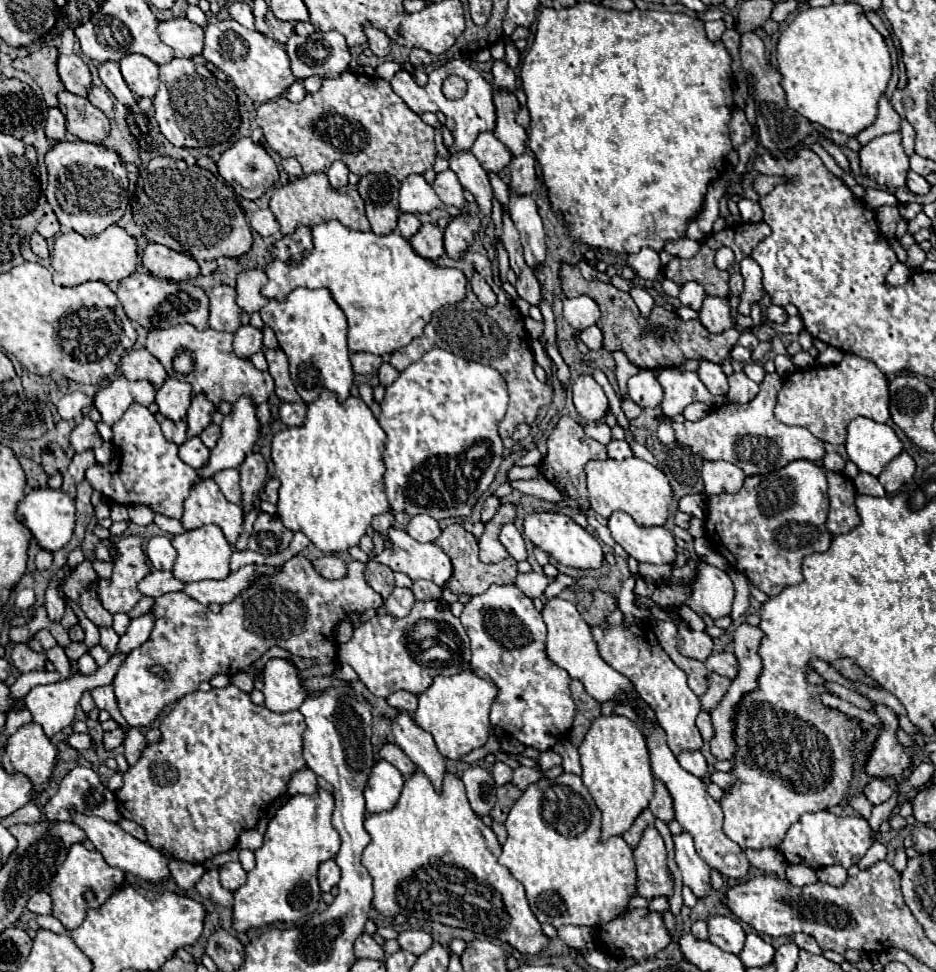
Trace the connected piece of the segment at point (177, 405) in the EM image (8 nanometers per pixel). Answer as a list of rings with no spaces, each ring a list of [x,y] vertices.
[[[167,379],[163,387],[157,391],[155,403],[159,405],[159,411],[173,421],[179,421],[187,415],[187,409],[191,405],[191,385],[177,381],[177,379]]]

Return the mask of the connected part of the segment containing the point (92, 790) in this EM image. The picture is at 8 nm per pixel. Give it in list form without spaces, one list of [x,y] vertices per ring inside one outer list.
[[[75,767],[59,785],[59,791],[55,797],[49,799],[49,803],[43,805],[43,815],[41,815],[41,821],[47,823],[47,821],[71,821],[69,817],[69,809],[75,807],[79,811],[83,811],[85,815],[97,815],[97,817],[103,817],[105,821],[119,821],[121,815],[117,811],[117,803],[115,803],[115,795],[101,785],[97,773],[89,767]]]

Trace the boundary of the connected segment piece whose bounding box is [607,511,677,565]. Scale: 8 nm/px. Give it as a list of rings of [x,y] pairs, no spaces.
[[[615,511],[607,519],[611,537],[639,563],[673,563],[675,541],[665,527],[643,527],[625,511]]]

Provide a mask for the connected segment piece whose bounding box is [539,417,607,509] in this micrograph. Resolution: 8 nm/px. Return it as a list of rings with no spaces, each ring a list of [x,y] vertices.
[[[561,417],[559,423],[555,425],[555,431],[547,439],[547,455],[545,455],[543,463],[539,465],[539,469],[541,469],[543,477],[565,495],[565,501],[563,501],[565,505],[575,505],[575,507],[587,509],[589,501],[585,495],[585,471],[583,471],[583,467],[595,459],[597,461],[607,459],[605,445],[587,437],[583,427],[577,425],[571,417]]]

